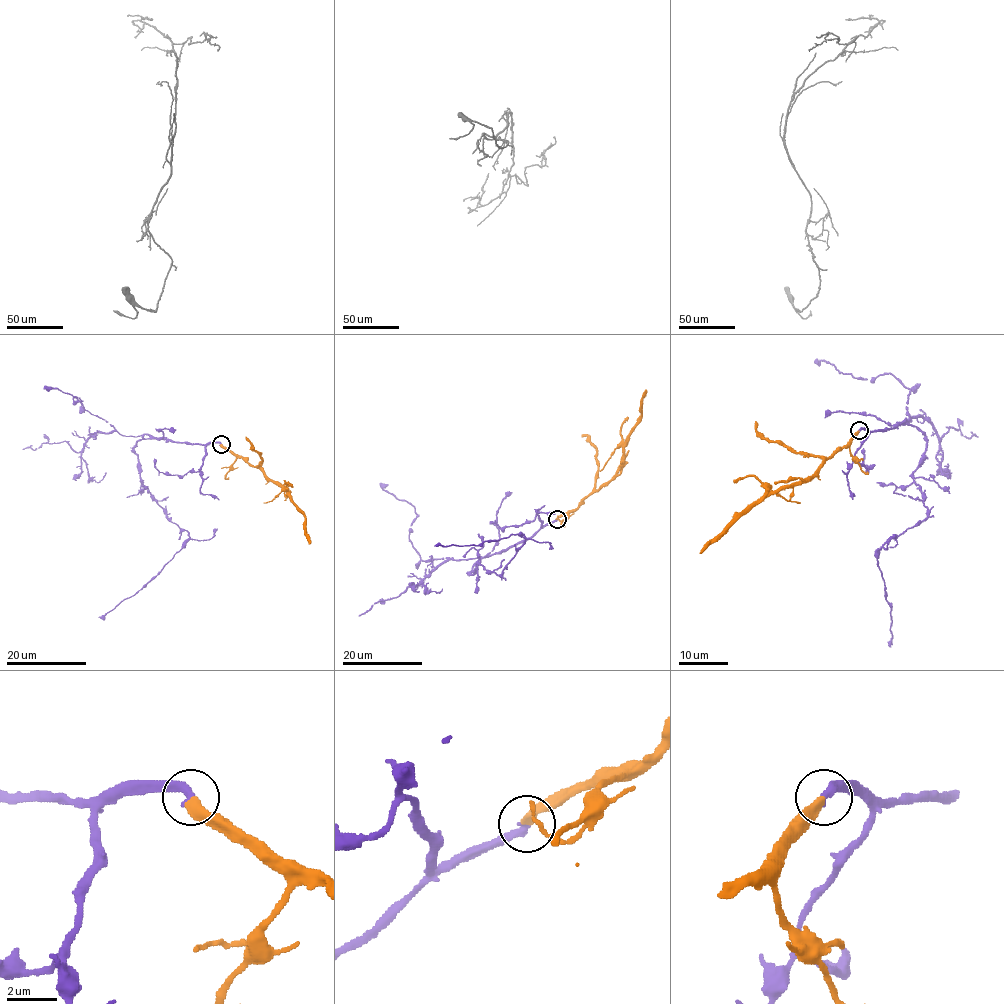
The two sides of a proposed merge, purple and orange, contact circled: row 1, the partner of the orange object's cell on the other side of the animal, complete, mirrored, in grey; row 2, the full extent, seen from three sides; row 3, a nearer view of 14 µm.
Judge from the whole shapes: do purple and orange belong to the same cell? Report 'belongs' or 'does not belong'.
belongs

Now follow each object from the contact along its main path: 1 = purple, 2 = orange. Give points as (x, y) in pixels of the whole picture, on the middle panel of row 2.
1: (556, 519), (484, 555), (469, 572), (477, 563), (501, 574), (521, 535), (434, 545)
2: (556, 518), (576, 508), (615, 473), (624, 442), (640, 417), (640, 399), (646, 389)

